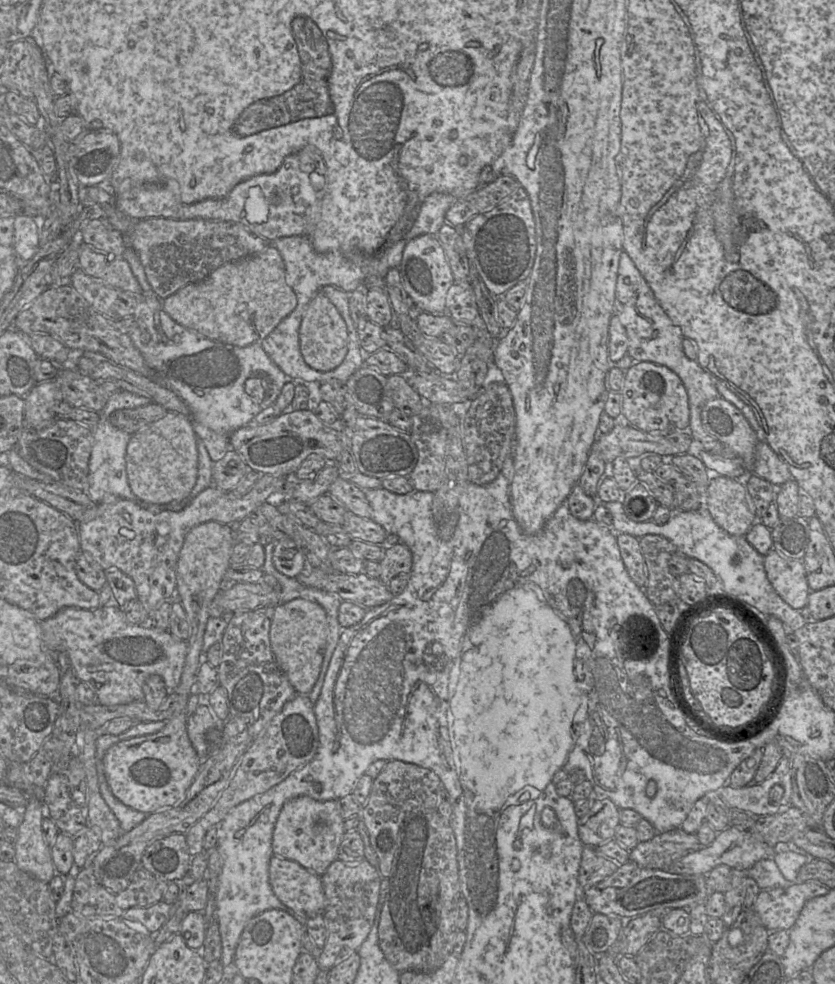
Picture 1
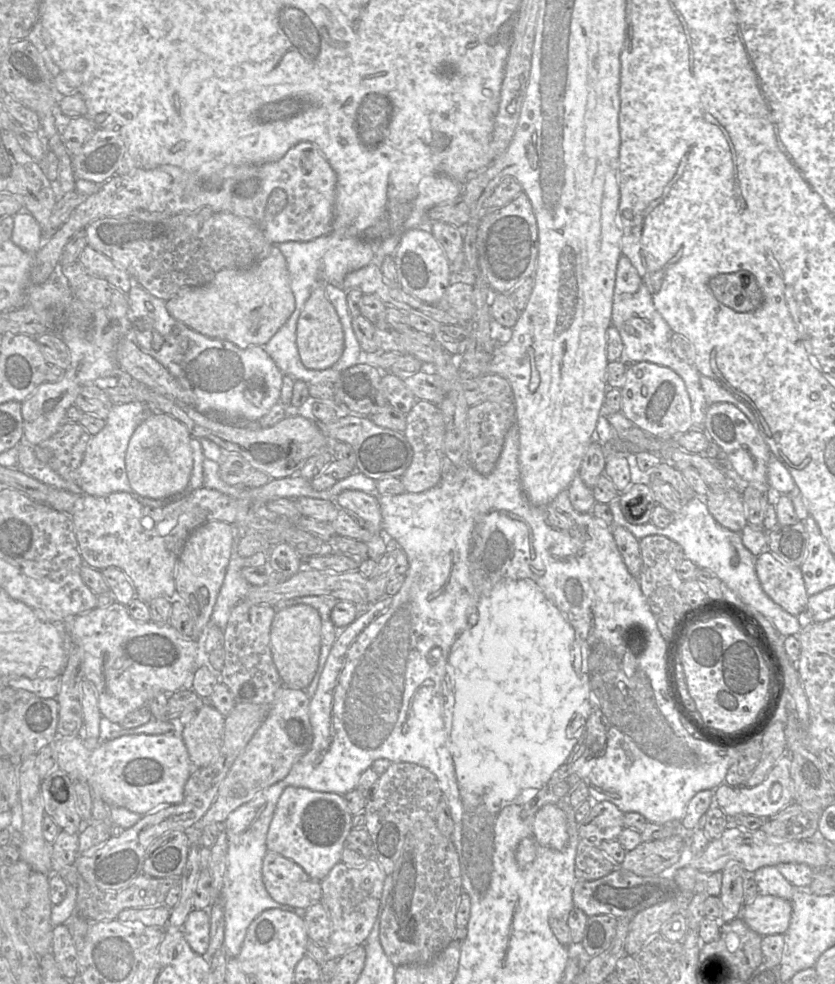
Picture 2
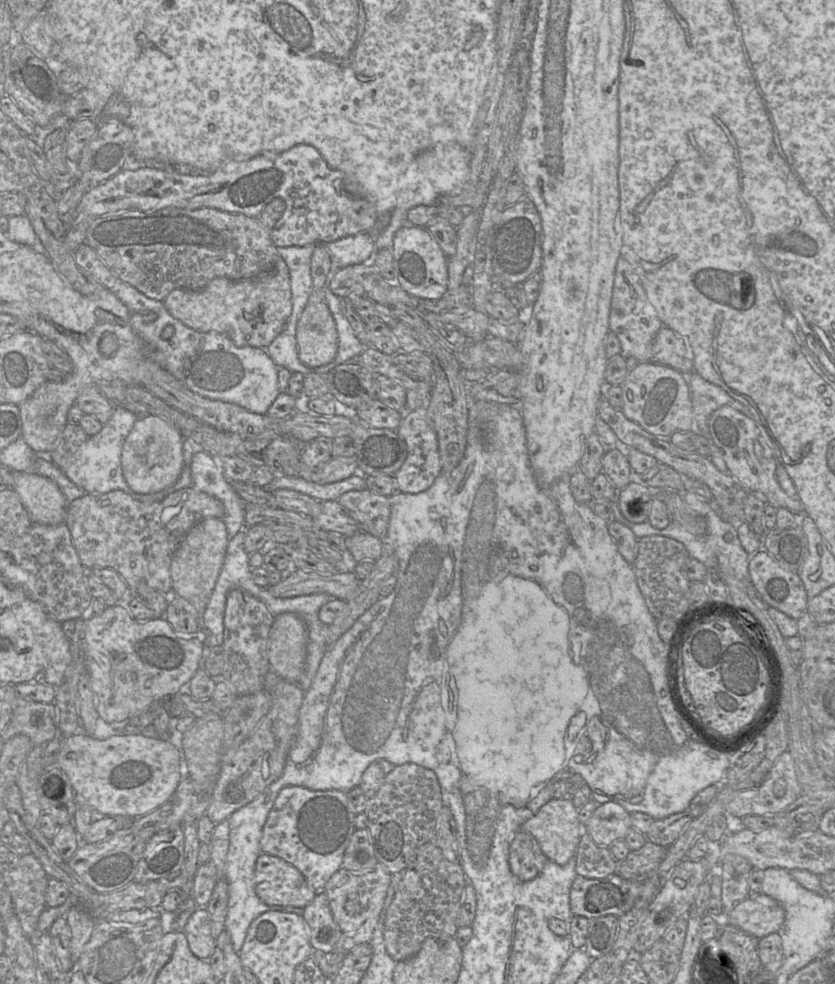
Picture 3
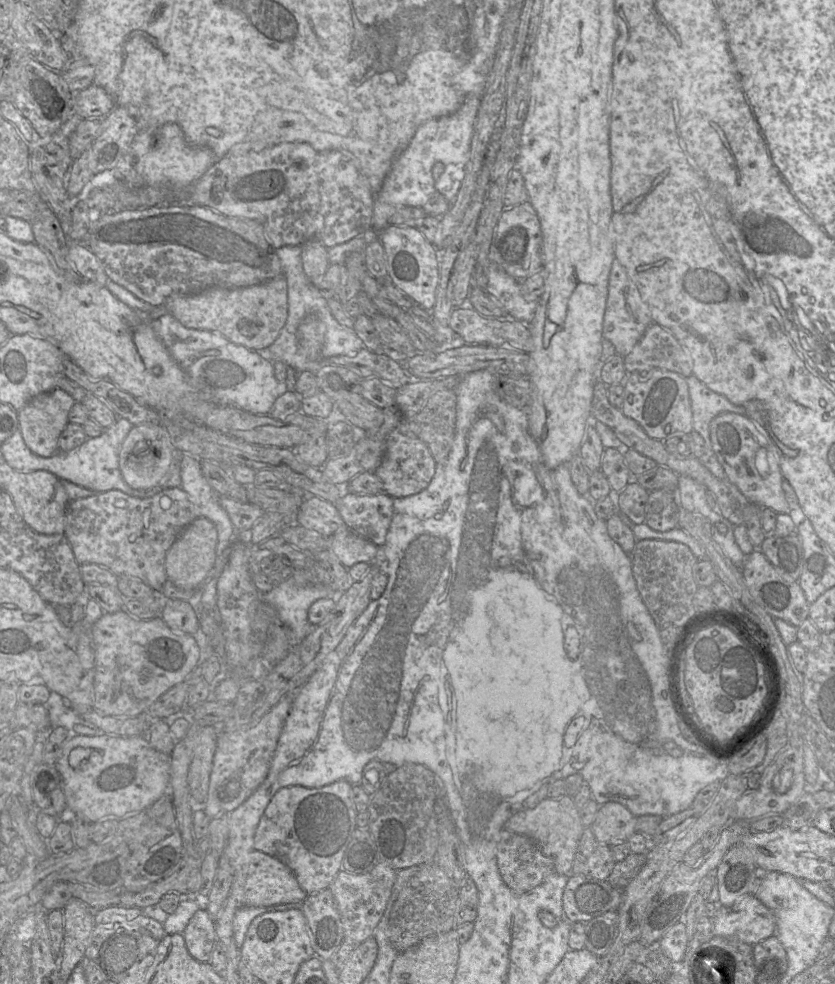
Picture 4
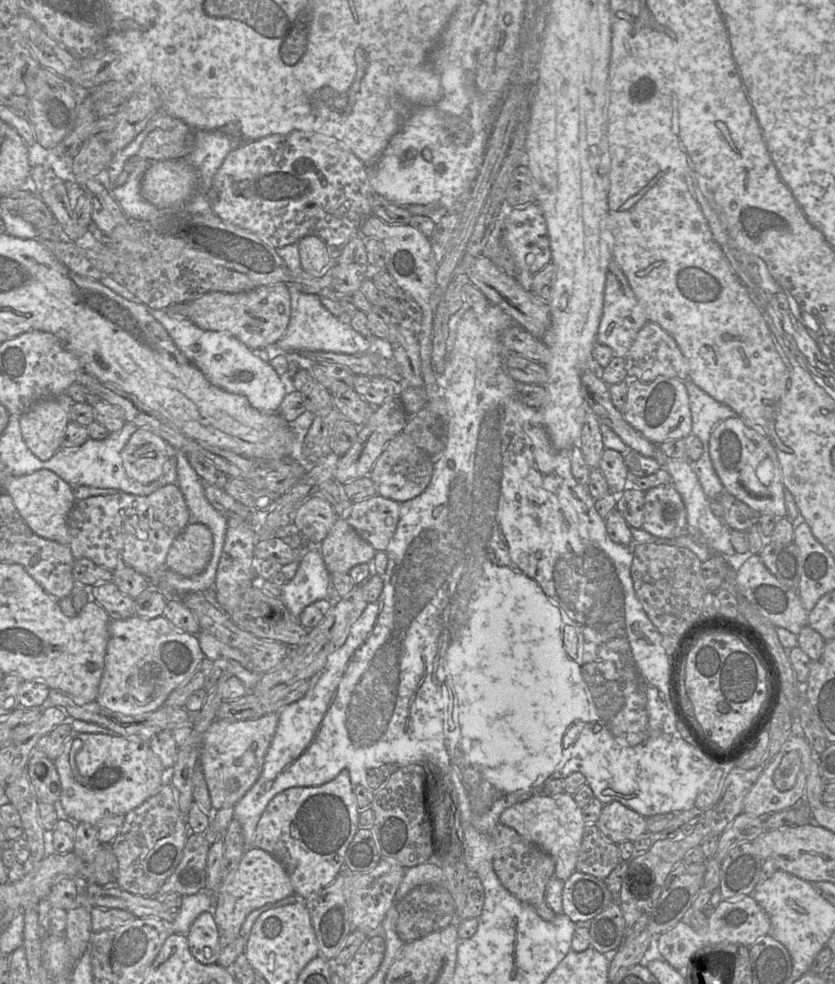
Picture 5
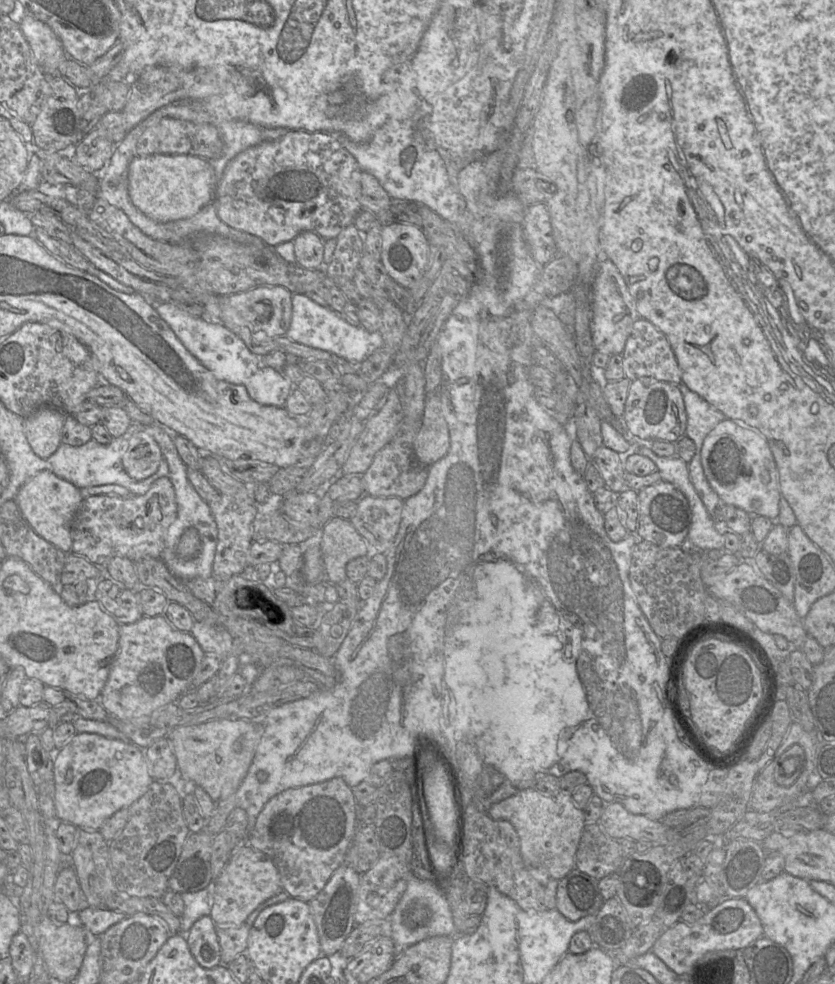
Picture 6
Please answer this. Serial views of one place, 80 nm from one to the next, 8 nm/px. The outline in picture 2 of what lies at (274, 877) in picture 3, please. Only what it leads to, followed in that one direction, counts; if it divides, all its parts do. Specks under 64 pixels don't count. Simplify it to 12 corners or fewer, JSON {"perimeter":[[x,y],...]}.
{"perimeter":[[268,851],[262,877],[274,901],[307,910],[321,881]]}

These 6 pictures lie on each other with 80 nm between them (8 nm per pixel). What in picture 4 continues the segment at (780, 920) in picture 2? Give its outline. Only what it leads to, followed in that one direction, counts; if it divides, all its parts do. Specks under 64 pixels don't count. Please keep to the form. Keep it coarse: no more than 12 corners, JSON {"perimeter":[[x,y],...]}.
{"perimeter":[[754,894],[713,918],[713,935],[754,945],[776,918]]}

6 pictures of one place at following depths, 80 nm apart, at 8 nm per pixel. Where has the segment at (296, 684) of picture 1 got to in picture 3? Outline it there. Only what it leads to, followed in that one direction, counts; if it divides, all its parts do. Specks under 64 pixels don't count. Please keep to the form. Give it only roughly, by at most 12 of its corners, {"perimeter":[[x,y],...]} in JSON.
{"perimeter":[[294,613],[274,617],[270,669],[297,683],[307,627]]}

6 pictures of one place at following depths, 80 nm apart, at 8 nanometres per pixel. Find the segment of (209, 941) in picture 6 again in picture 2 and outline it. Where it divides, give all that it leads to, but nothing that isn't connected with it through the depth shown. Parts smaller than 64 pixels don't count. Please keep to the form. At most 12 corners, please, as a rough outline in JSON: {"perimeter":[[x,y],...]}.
{"perimeter":[[192,909],[182,932],[191,949],[206,956],[208,910]]}

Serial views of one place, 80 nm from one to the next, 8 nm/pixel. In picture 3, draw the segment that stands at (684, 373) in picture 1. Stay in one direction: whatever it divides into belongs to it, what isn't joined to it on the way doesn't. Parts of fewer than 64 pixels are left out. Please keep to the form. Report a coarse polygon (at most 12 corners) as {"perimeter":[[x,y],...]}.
{"perimeter":[[620,257],[609,331],[629,370],[652,362],[665,325],[636,271]]}

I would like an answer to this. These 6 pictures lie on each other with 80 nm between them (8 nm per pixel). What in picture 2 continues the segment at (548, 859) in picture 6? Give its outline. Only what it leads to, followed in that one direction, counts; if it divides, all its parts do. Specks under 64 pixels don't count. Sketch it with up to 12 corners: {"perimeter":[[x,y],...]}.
{"perimeter":[[556,804],[535,815],[533,838],[540,846],[564,850],[567,818]]}

